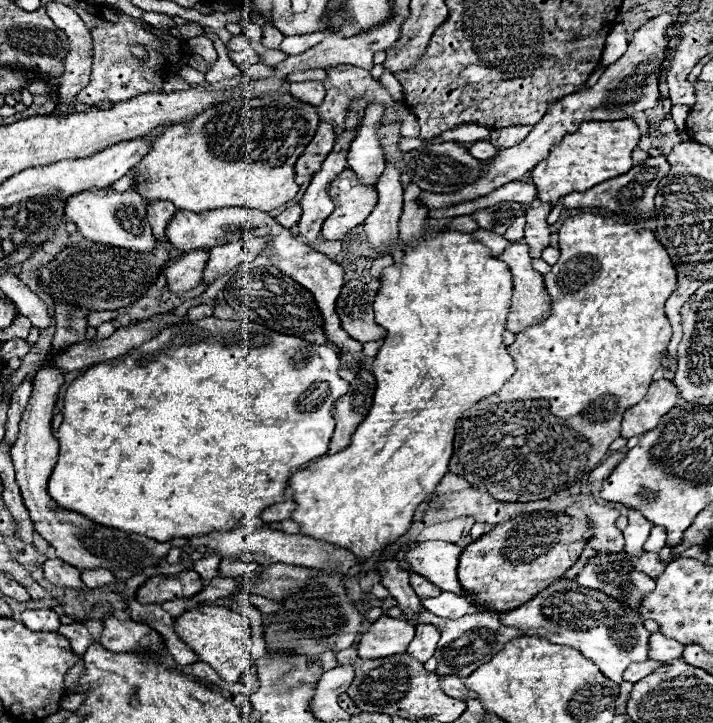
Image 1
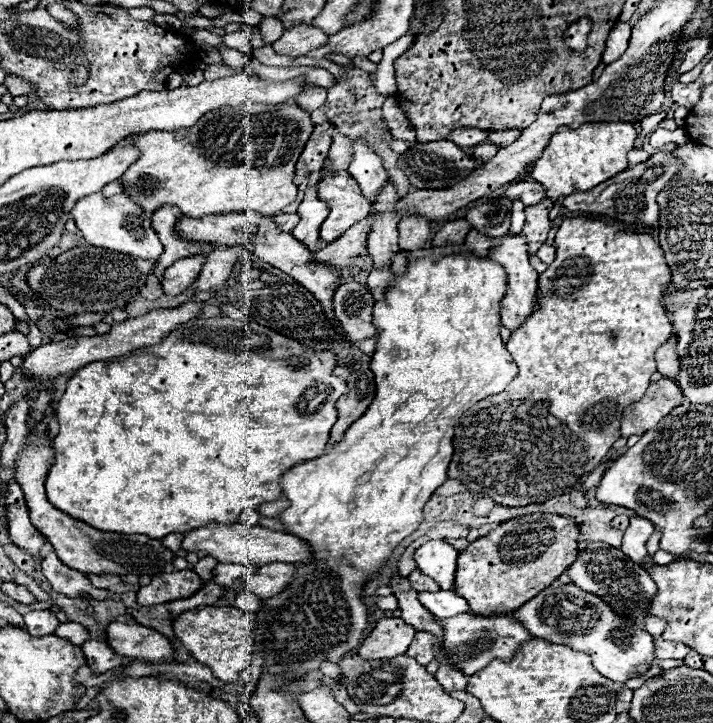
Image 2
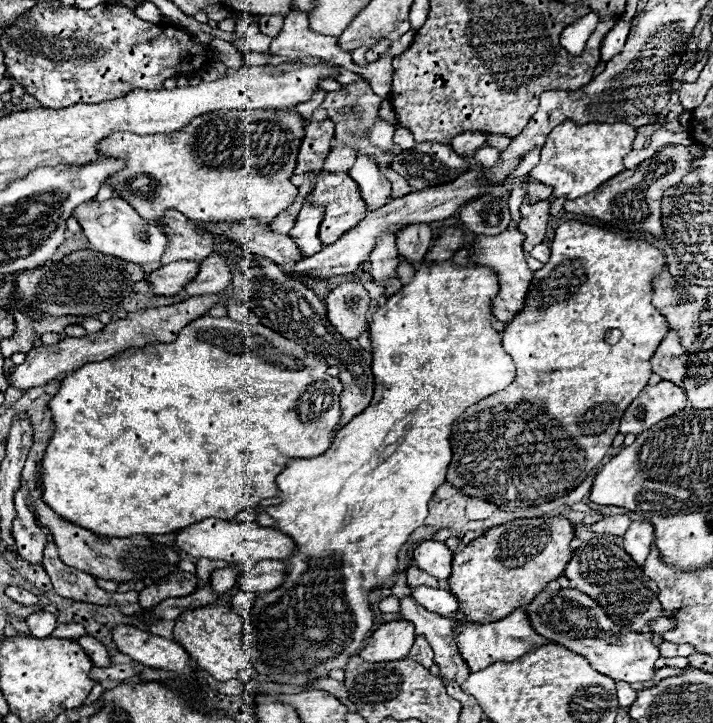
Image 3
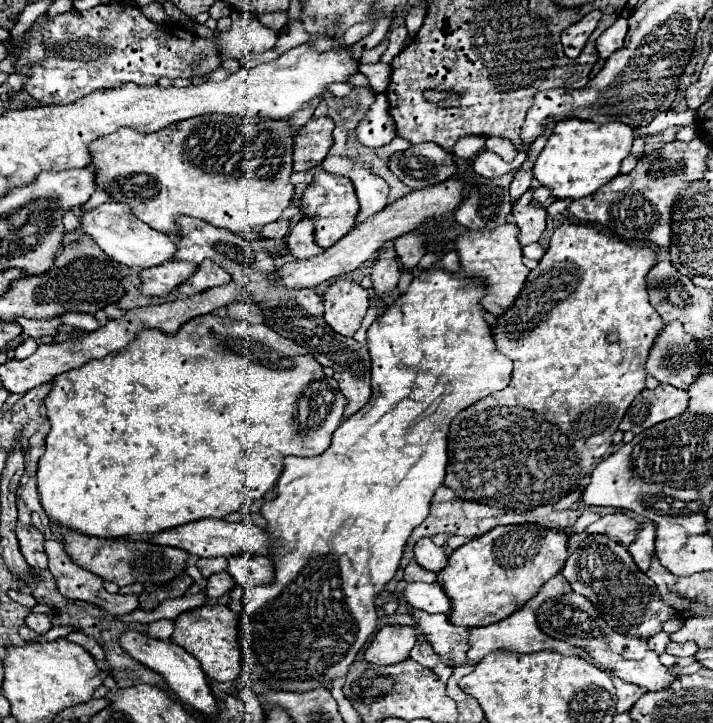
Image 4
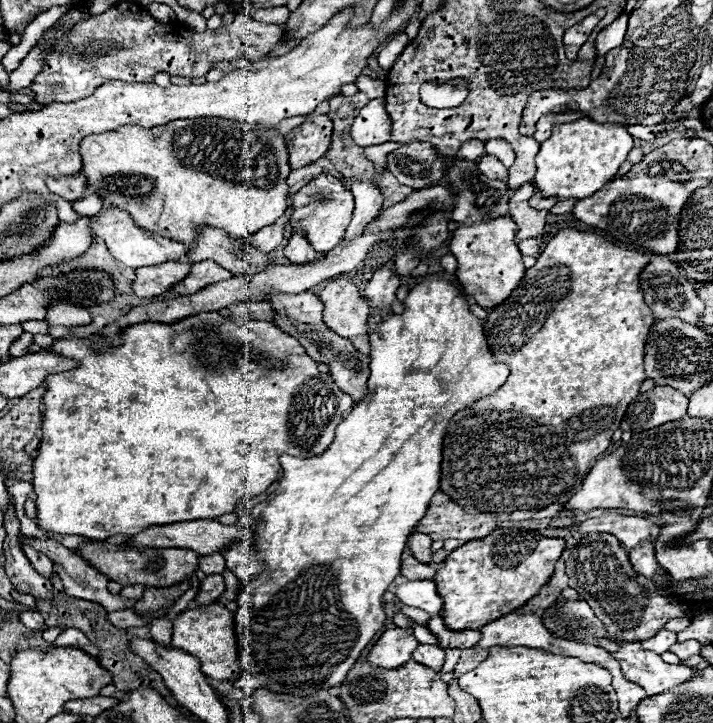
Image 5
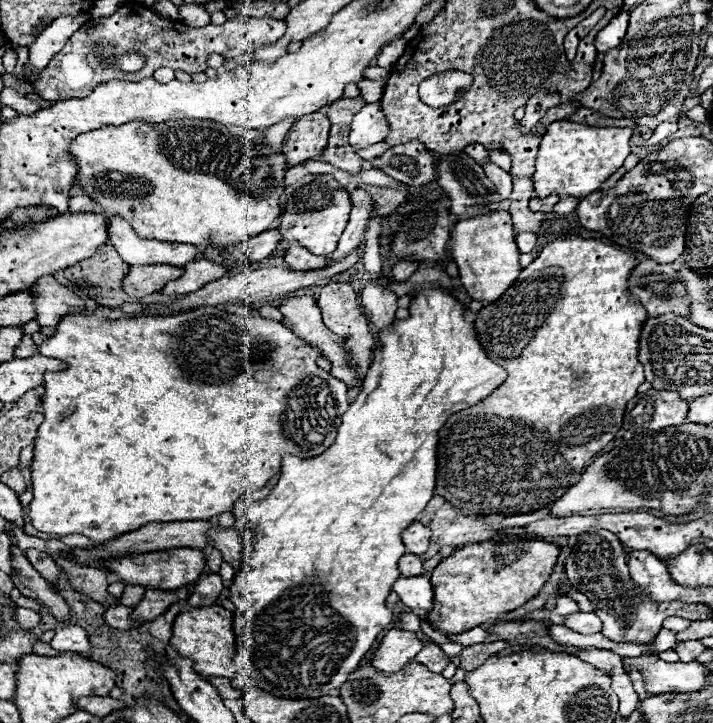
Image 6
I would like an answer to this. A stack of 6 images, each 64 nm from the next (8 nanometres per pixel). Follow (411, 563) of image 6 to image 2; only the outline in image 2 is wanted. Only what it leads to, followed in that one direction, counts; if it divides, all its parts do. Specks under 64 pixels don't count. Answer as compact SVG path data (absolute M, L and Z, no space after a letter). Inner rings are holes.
M412 570L412 574L408 576L408 582L418 592L424 592L424 590L436 592L436 590L440 590L440 586L436 586L436 582L432 578L428 578L426 574L420 574L420 570Z

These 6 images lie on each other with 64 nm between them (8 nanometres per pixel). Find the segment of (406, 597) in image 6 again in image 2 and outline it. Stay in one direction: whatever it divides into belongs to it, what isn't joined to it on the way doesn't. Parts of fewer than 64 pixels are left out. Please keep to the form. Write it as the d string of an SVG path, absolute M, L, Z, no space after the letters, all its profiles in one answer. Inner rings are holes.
M440 590L440 592L418 592L418 600L424 608L428 608L438 618L452 618L456 614L468 612L468 602L460 596L456 596L452 590Z

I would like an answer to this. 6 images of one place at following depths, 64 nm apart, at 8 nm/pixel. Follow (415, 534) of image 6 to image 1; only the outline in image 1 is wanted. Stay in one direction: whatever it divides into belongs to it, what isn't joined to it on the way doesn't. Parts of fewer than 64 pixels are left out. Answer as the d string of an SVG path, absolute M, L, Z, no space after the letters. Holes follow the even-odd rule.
M428 540L408 550L404 558L412 566L412 572L422 574L432 584L440 586L440 590L464 594L468 598L468 594L462 590L456 578L460 554L462 554L462 548L458 548L456 544L450 544L444 540Z

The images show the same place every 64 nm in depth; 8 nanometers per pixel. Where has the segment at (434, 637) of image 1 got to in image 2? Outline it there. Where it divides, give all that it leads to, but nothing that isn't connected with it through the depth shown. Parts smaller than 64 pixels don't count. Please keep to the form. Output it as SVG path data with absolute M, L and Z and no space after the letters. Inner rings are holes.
M418 632L416 638L412 640L412 646L408 648L406 656L410 658L416 658L422 666L428 666L432 660L434 660L434 654L432 654L432 644L434 644L434 636L432 634L426 634L426 632Z

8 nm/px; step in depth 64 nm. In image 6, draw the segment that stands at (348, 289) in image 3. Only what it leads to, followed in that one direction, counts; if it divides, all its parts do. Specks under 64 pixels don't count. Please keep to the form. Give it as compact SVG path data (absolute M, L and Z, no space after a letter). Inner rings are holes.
M330 282L322 288L320 296L318 296L318 308L322 312L322 320L328 326L328 330L332 330L336 336L340 336L344 340L344 346L349 353L350 361L356 365L357 373L360 378L366 374L368 366L370 366L370 348L372 348L372 334L368 330L368 322L364 318L364 312L360 308L360 300L358 294L354 292L354 288L350 284L342 284L342 282Z

